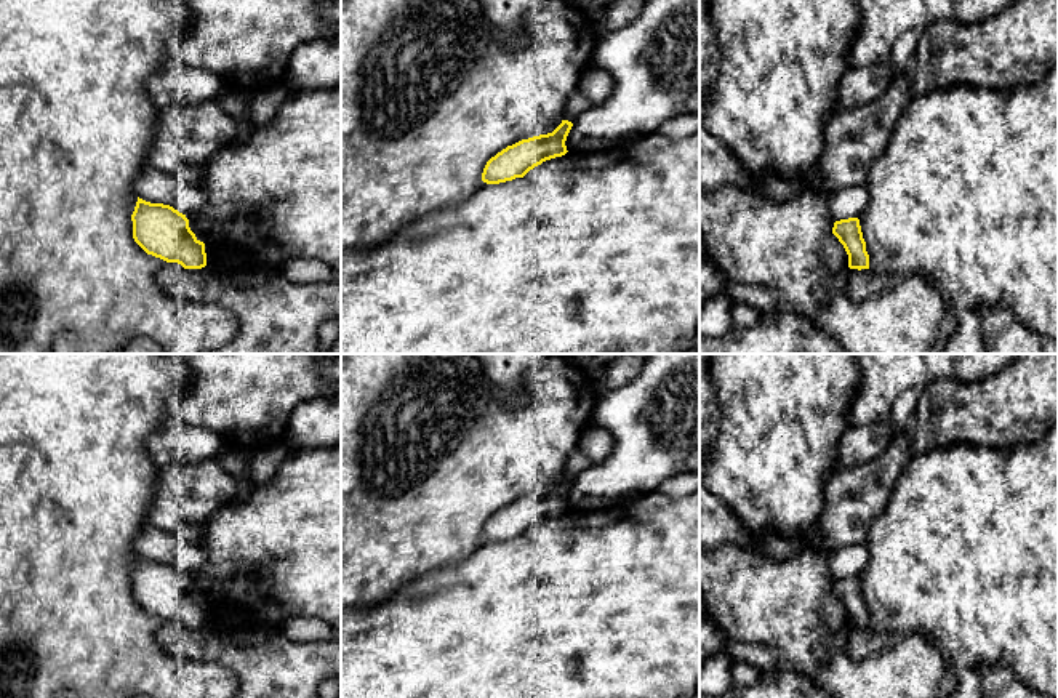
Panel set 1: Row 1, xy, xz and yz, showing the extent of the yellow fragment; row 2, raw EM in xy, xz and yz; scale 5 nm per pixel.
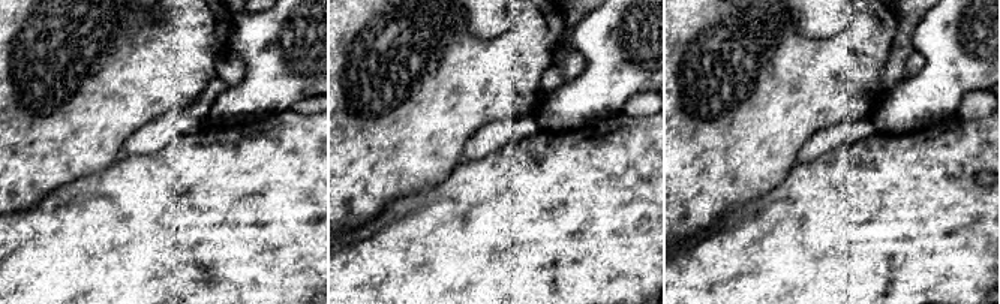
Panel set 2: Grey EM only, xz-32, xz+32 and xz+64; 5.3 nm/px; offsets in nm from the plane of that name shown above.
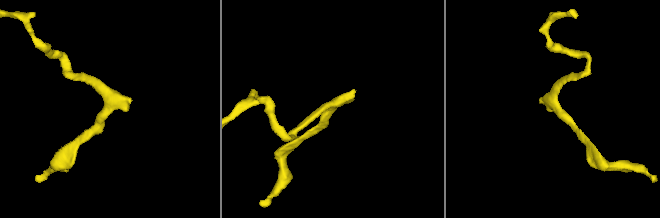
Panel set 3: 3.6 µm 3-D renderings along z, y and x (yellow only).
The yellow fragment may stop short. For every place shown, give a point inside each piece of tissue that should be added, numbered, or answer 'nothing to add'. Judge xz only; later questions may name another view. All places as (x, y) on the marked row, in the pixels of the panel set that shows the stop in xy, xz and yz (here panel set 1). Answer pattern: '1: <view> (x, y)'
1: xz (578, 103)

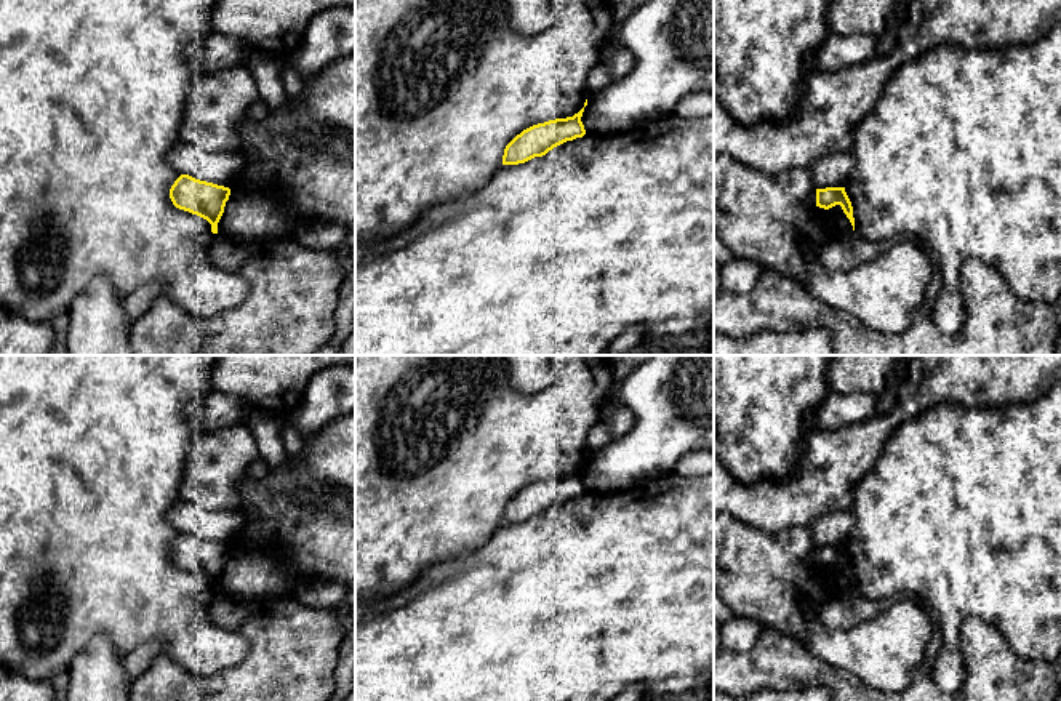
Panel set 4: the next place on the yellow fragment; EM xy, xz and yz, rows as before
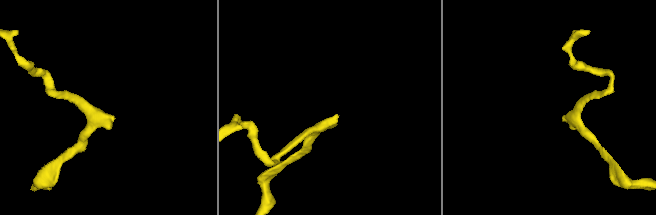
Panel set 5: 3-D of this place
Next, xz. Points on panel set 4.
nothing to add

